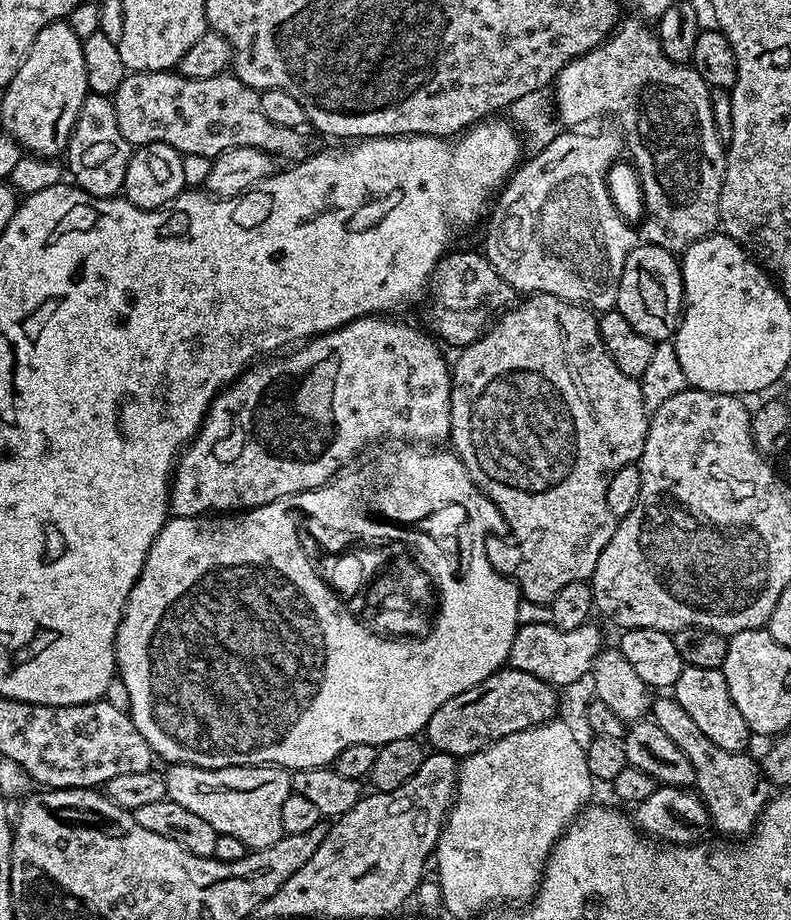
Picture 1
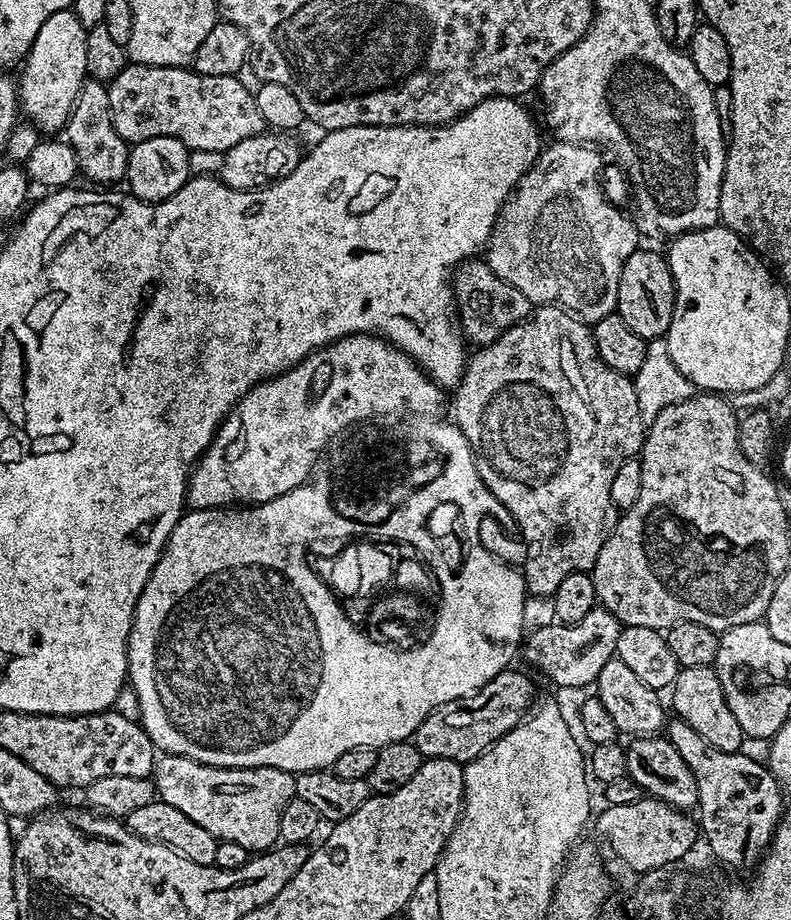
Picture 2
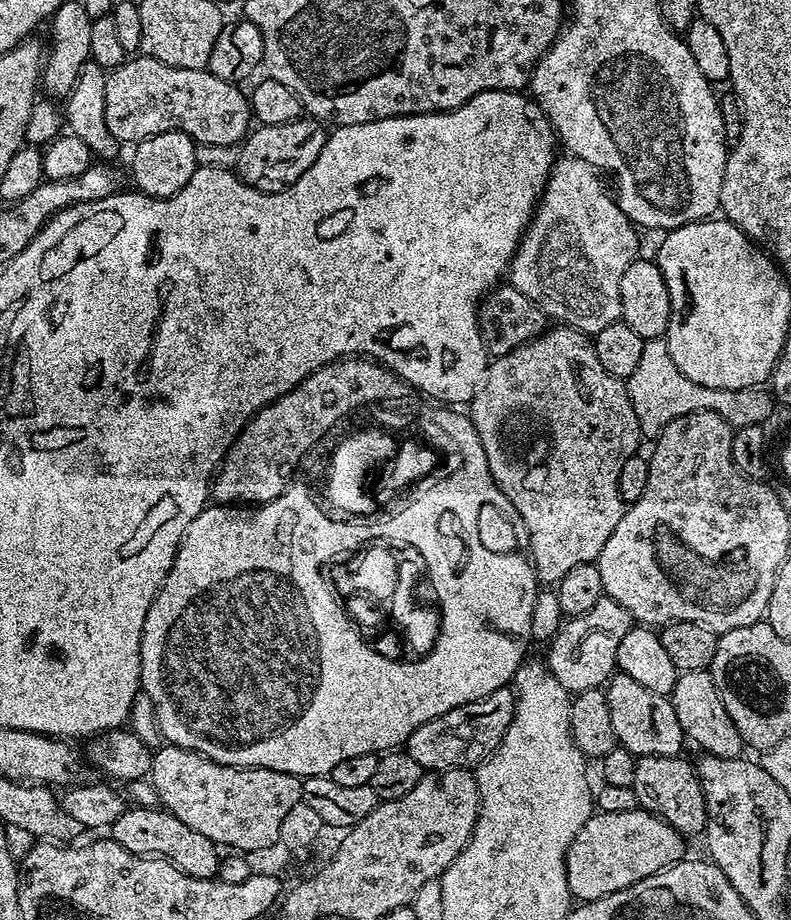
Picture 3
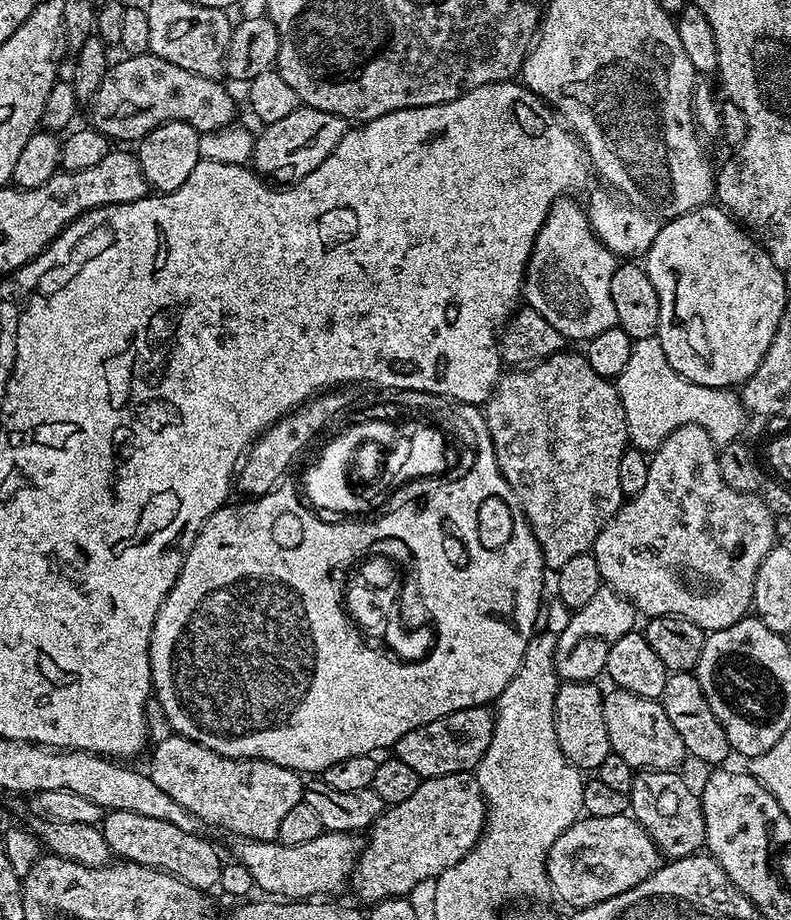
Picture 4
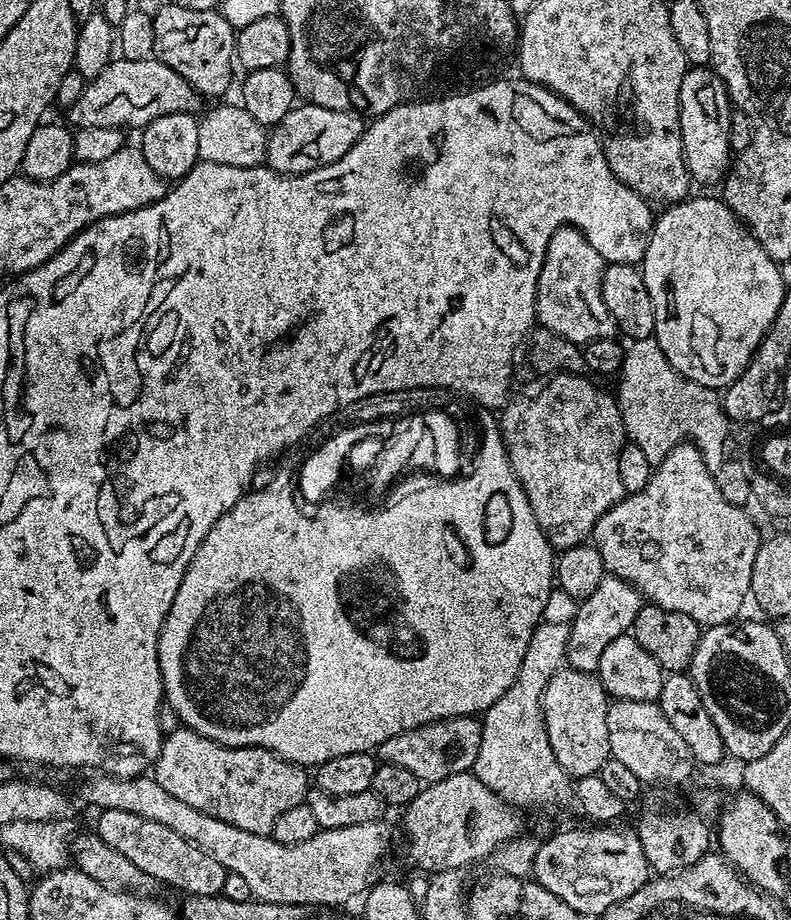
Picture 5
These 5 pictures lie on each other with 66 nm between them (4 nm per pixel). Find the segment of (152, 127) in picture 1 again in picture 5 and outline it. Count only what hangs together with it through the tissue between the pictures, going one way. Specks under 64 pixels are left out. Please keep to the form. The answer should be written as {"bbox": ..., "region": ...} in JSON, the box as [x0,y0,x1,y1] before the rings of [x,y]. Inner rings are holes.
{"bbox":[70,58,201,130],"region":[[[155,58],[146,60],[113,59],[112,63],[98,74],[96,80],[87,81],[82,90],[82,98],[71,108],[70,116],[73,125],[85,128],[86,126],[110,126],[125,130],[136,128],[143,130],[154,118],[162,118],[166,114],[201,111],[200,93],[182,78],[170,66]]]}

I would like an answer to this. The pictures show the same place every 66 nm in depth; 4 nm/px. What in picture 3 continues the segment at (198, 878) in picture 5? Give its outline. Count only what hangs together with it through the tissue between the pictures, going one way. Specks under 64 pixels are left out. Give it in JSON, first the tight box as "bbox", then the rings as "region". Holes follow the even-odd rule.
{"bbox":[110,807,221,879],"region":[[[125,807],[124,813],[112,823],[110,839],[118,842],[126,850],[139,856],[155,856],[168,860],[194,878],[213,879],[220,871],[221,853],[206,834],[198,834],[198,830],[190,830],[186,822],[182,822],[173,812],[163,807],[141,808]]]}

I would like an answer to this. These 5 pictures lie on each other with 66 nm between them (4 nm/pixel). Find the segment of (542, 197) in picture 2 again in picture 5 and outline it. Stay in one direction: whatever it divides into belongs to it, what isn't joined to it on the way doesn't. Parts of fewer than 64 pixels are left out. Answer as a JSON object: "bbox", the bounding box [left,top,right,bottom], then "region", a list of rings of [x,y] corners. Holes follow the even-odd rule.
{"bbox":[536,228,618,345],"region":[[[559,228],[546,246],[536,287],[536,318],[543,327],[578,345],[591,340],[615,337],[618,329],[602,298],[606,262],[577,228]]]}

